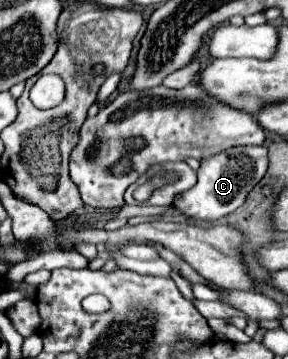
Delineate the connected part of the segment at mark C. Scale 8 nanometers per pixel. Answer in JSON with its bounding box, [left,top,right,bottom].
[173,145,267,221]

